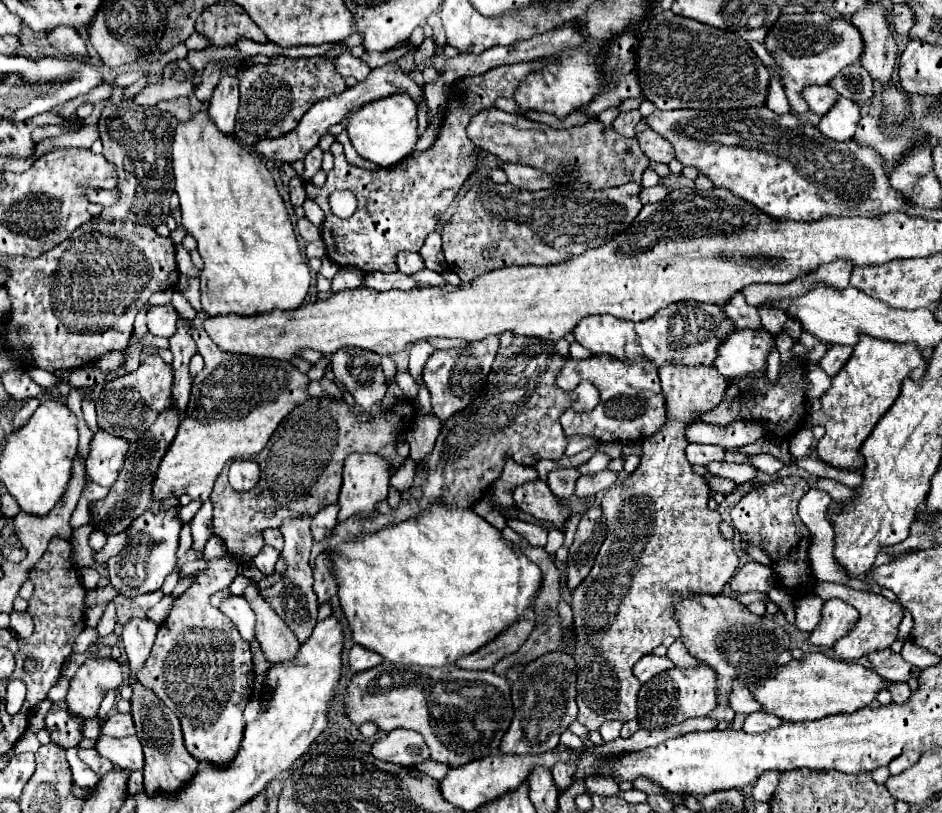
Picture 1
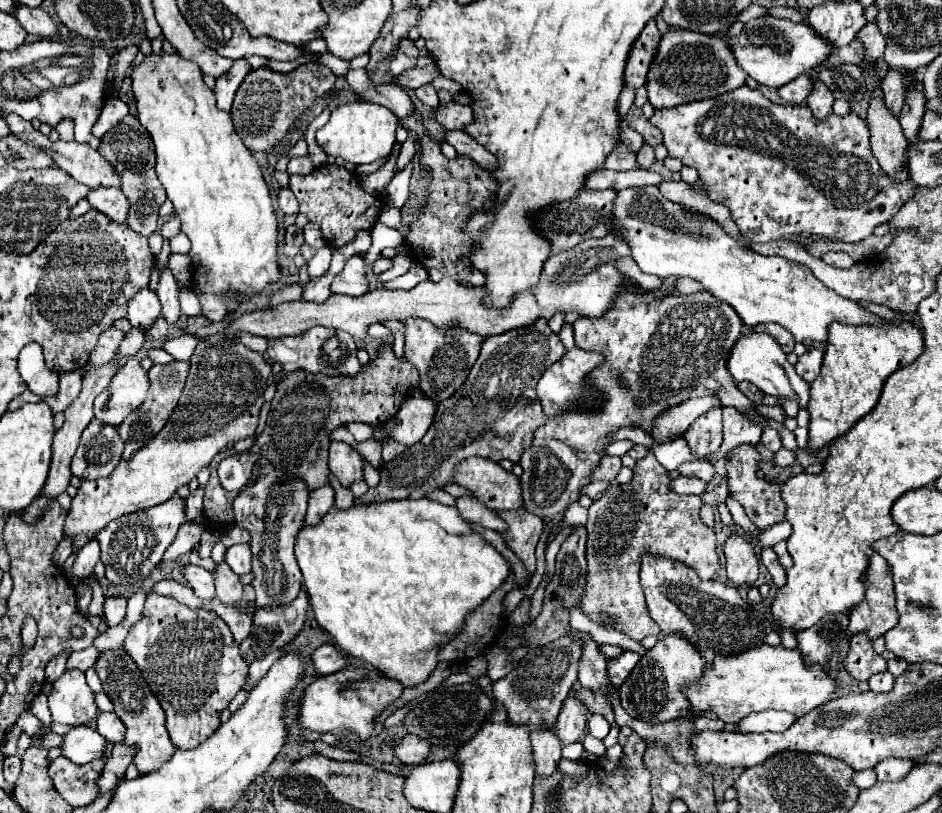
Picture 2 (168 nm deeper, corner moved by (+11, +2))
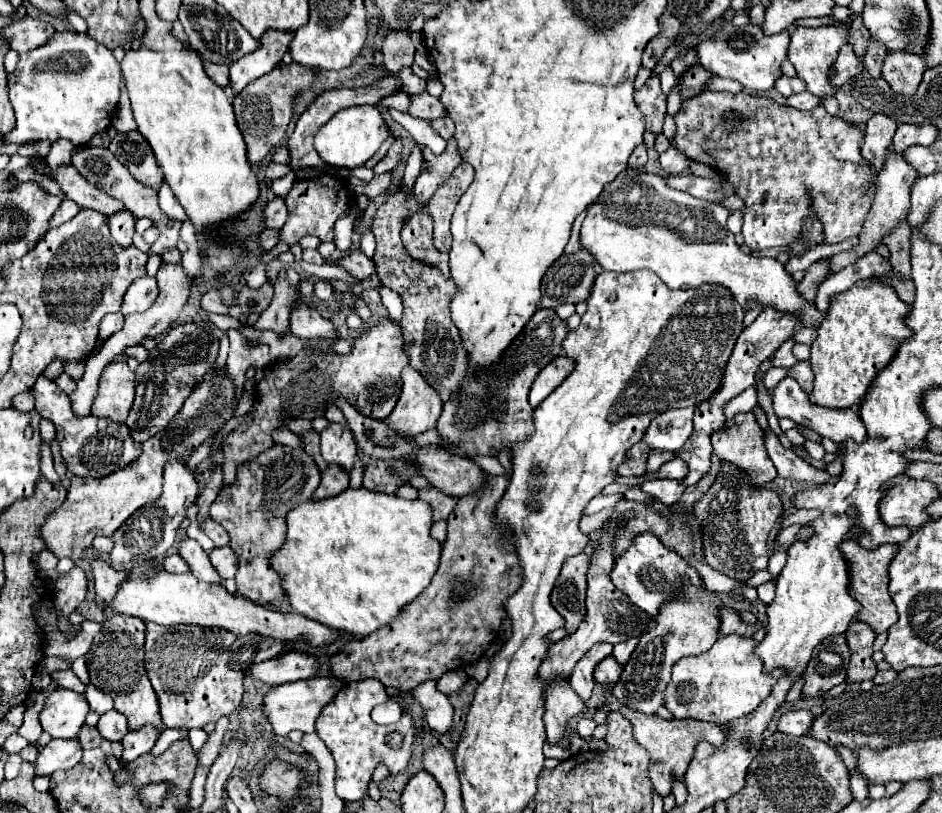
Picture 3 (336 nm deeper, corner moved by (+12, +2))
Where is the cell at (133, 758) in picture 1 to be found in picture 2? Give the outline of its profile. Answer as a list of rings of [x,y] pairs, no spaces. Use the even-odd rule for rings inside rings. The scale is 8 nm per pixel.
[[[75,726],[71,728],[61,742],[61,756],[69,758],[75,764],[87,764],[91,760],[103,758],[107,740],[97,734],[97,730],[89,726]]]

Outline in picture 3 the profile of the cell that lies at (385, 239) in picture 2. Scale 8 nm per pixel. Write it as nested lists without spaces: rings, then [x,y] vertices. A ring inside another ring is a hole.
[[[416,145],[408,160],[407,165],[404,171],[404,187],[408,194],[412,194],[412,190],[415,184],[415,181],[420,173],[421,166],[422,166],[423,158],[420,148],[418,148],[418,145]]]

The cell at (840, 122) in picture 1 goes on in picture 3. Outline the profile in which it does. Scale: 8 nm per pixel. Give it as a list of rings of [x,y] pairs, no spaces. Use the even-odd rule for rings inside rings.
[[[836,22],[836,24],[828,24],[828,26],[818,26],[818,28],[806,28],[806,26],[798,26],[792,34],[790,34],[790,46],[788,46],[788,60],[794,64],[798,78],[802,78],[808,86],[808,92],[824,98],[824,96],[834,96],[836,88],[830,82],[828,76],[828,66],[836,60],[836,54],[840,50],[840,46],[844,42],[848,42],[848,34],[850,34],[850,24],[848,22]]]

